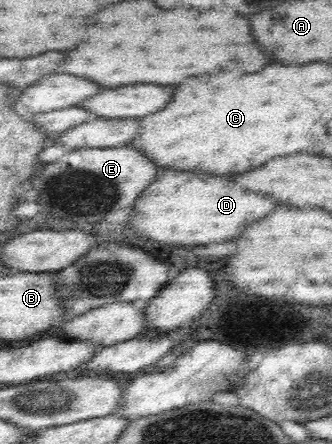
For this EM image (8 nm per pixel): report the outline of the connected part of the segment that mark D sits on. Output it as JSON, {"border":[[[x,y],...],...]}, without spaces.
{"border":[[[162,168],[158,170],[156,180],[148,185],[141,196],[135,200],[132,208],[135,216],[128,225],[133,226],[138,234],[147,236],[155,242],[161,242],[161,244],[183,244],[183,246],[215,244],[215,242],[227,242],[227,240],[237,238],[237,234],[241,234],[241,230],[251,226],[253,222],[269,216],[279,206],[279,201],[273,197],[243,192],[243,188],[237,186],[229,175],[206,174],[199,170]]]}

